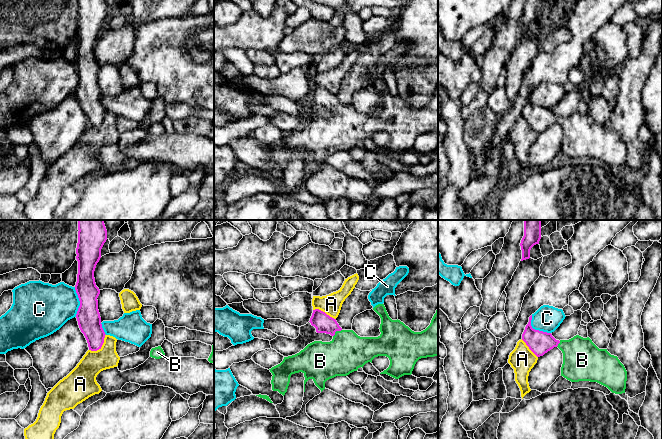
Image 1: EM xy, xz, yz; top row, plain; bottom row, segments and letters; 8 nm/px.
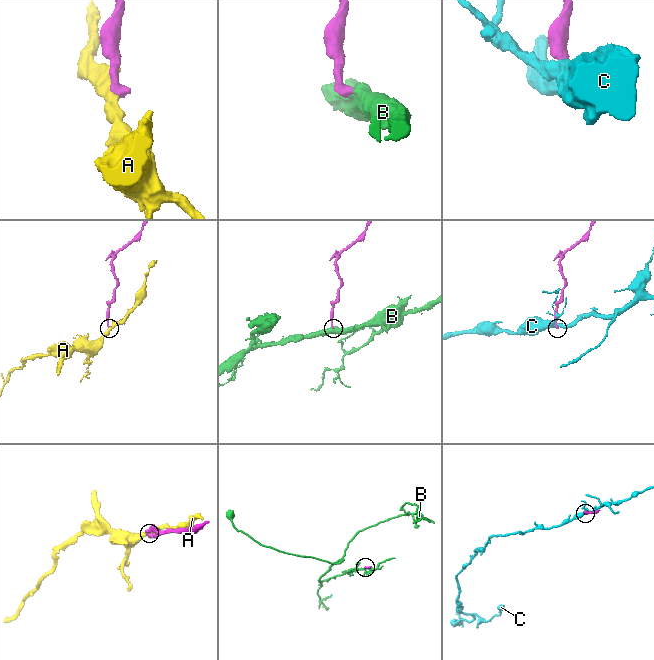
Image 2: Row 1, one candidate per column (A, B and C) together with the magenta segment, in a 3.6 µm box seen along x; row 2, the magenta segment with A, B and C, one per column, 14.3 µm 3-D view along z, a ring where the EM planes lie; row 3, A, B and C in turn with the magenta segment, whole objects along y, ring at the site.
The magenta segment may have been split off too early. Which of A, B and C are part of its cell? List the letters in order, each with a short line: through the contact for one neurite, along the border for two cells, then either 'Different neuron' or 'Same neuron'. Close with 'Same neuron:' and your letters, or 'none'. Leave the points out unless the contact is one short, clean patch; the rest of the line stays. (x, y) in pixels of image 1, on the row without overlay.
A: Line: xy (105, 110), (103, 120), (96, 126), (89, 126). Different neuron
B: Line: xz (323, 99), (336, 106), (346, 120), (347, 127). Same neuron
C: Different neuron
Same neuron: B

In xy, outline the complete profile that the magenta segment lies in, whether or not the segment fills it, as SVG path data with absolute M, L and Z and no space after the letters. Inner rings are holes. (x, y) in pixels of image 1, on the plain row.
M78 0L78 6L78 50L75 66L80 82L76 94L89 126L97 127L101 125L106 110L98 86L97 74L100 66L95 59L94 47L101 34L101 25L107 16L107 6L105 0Z

